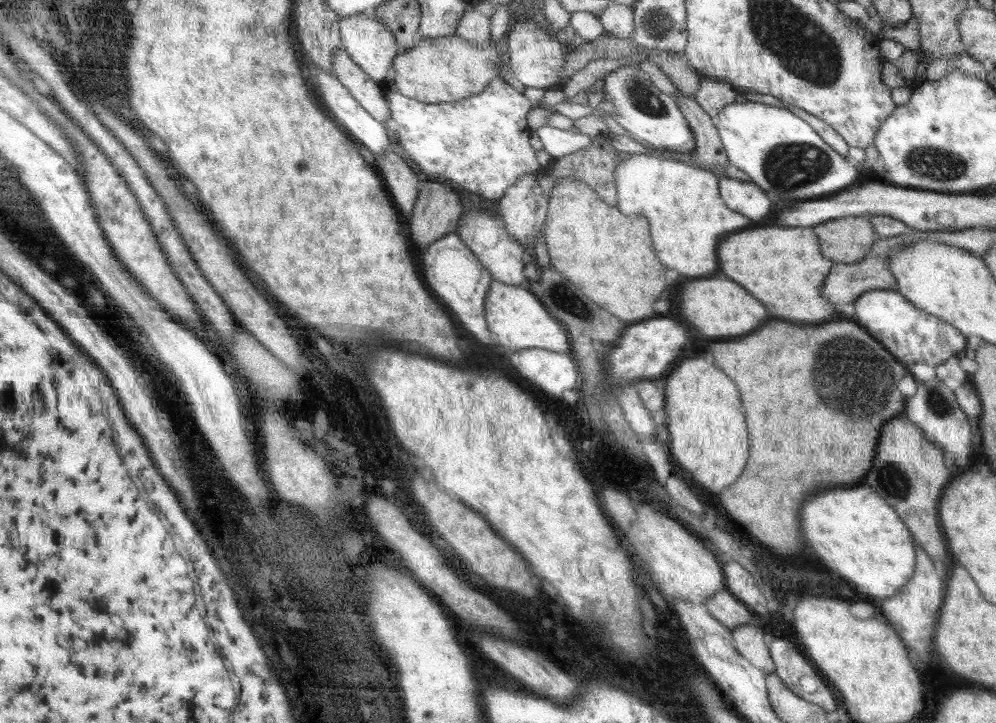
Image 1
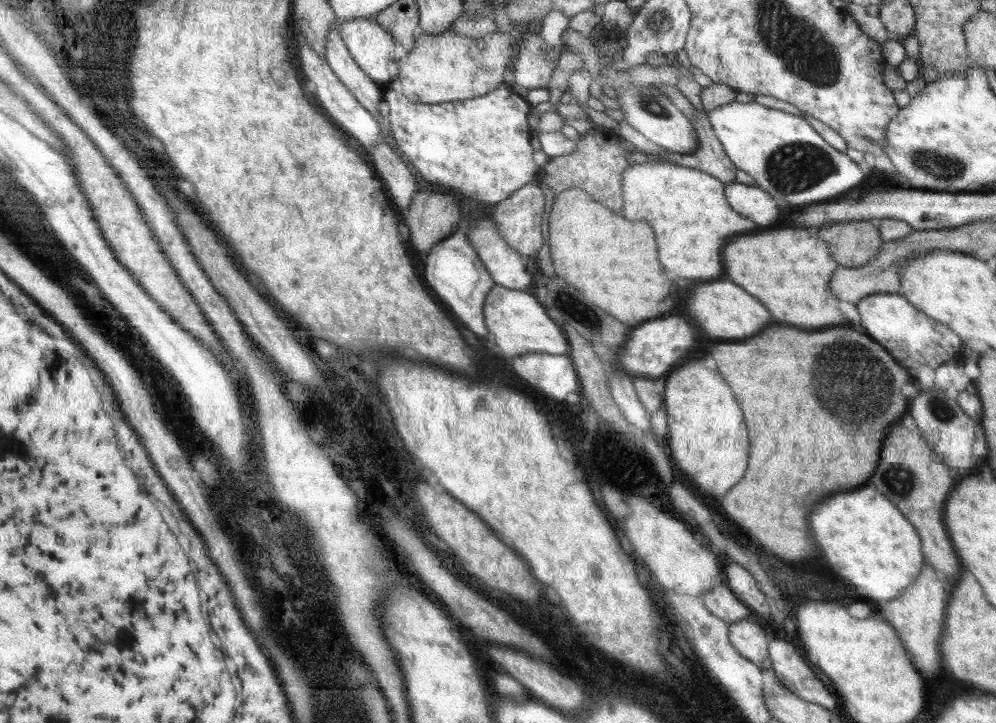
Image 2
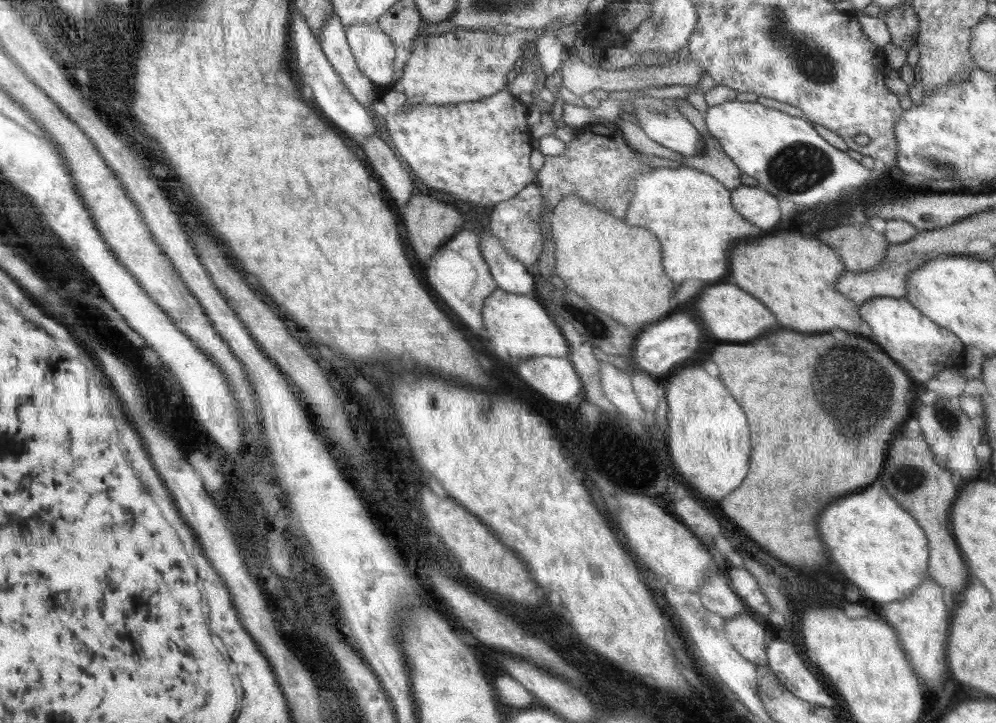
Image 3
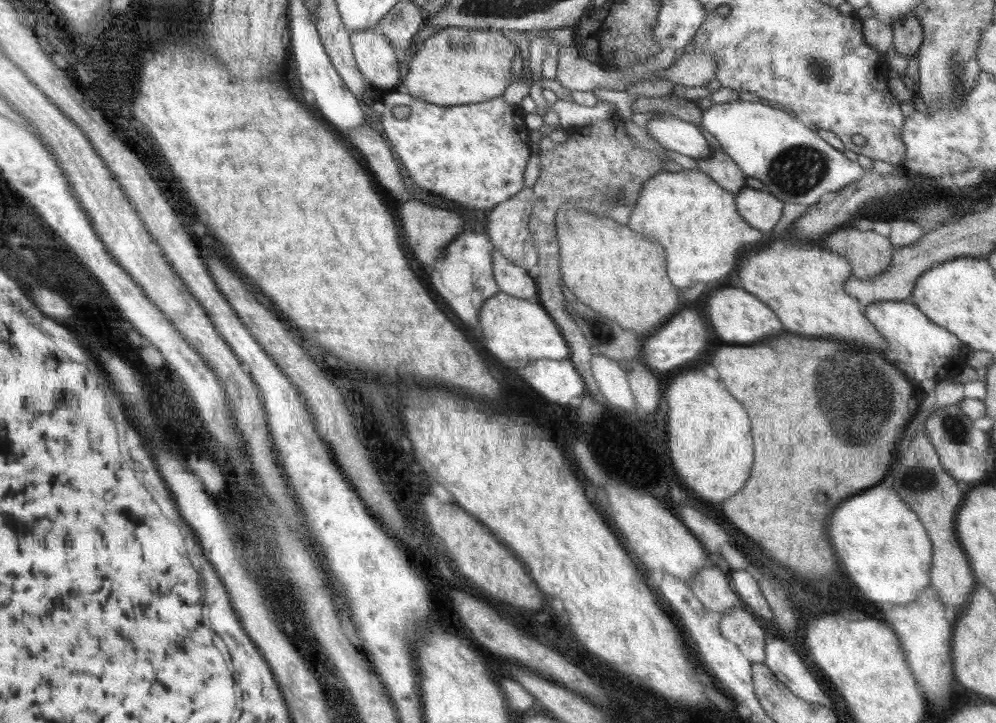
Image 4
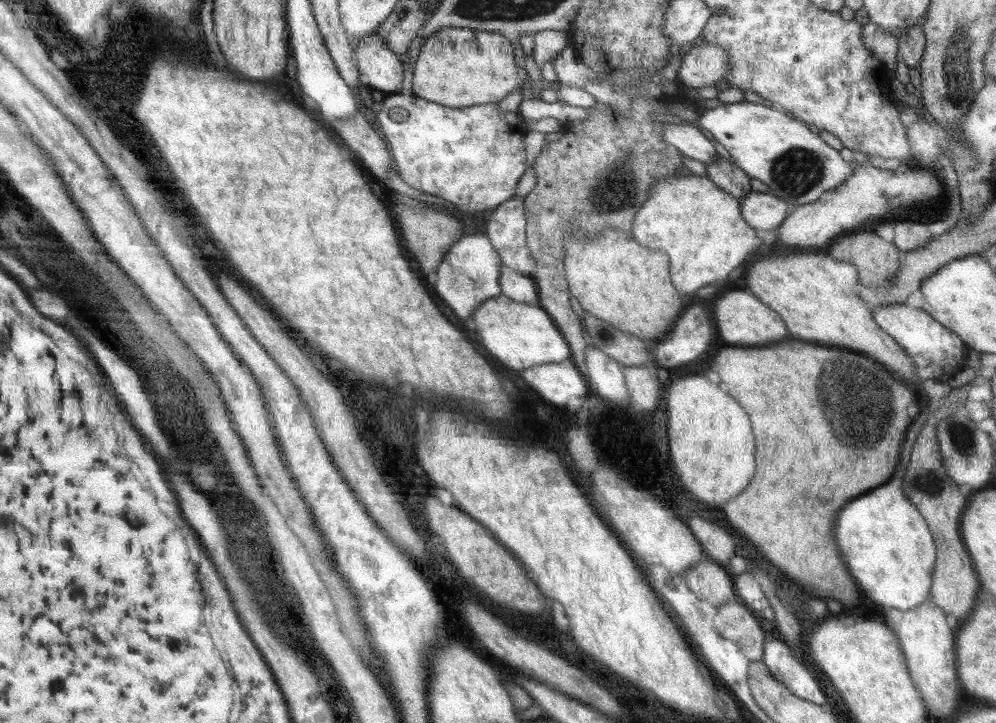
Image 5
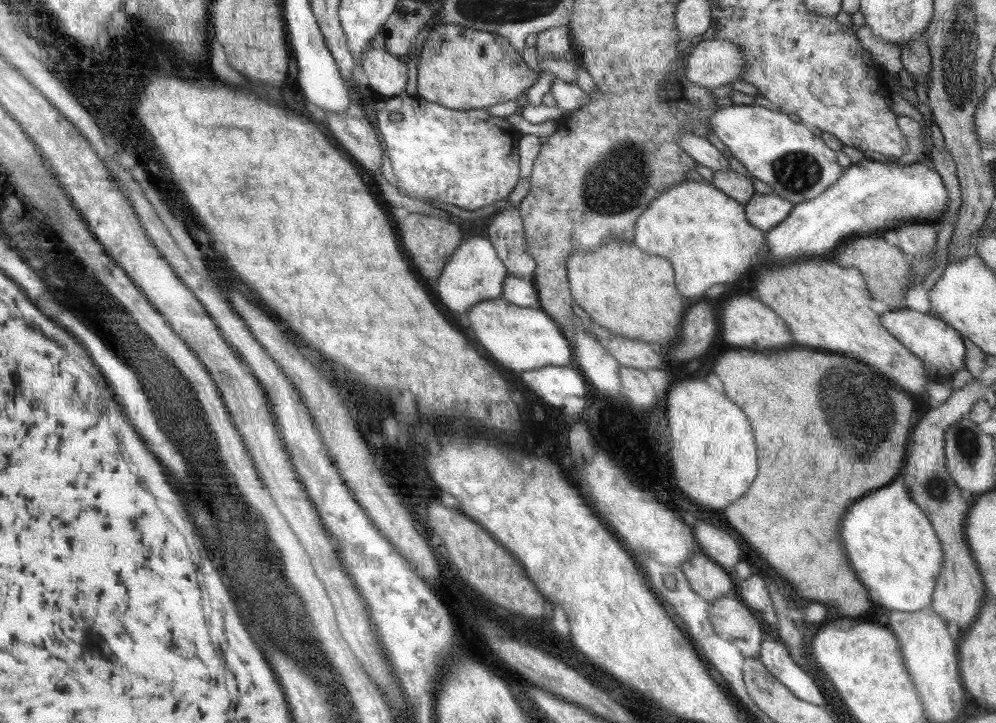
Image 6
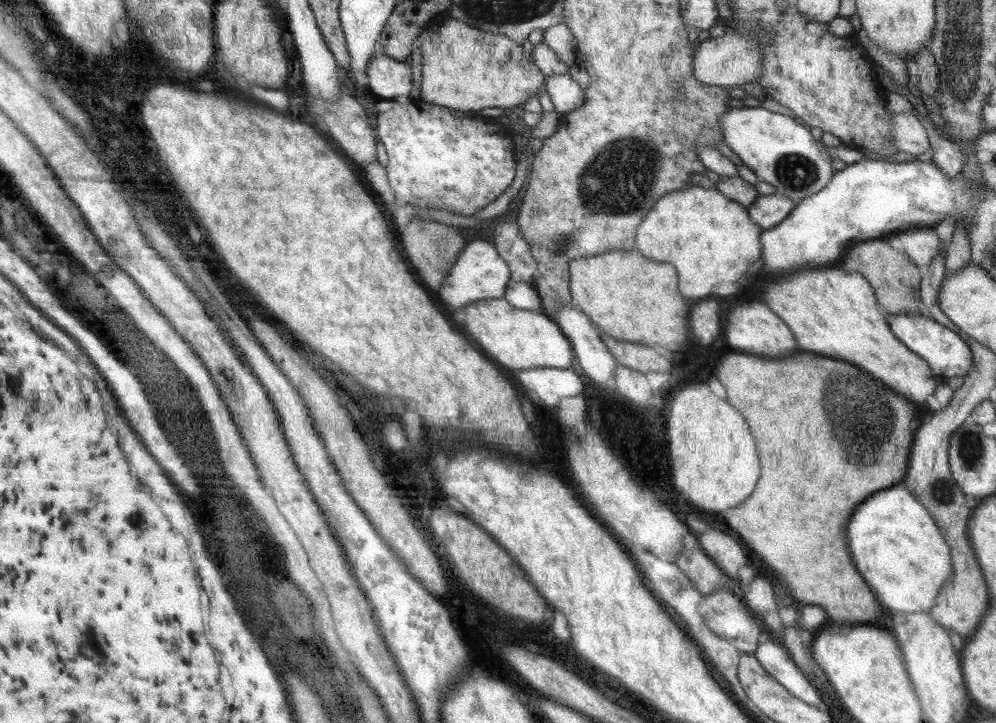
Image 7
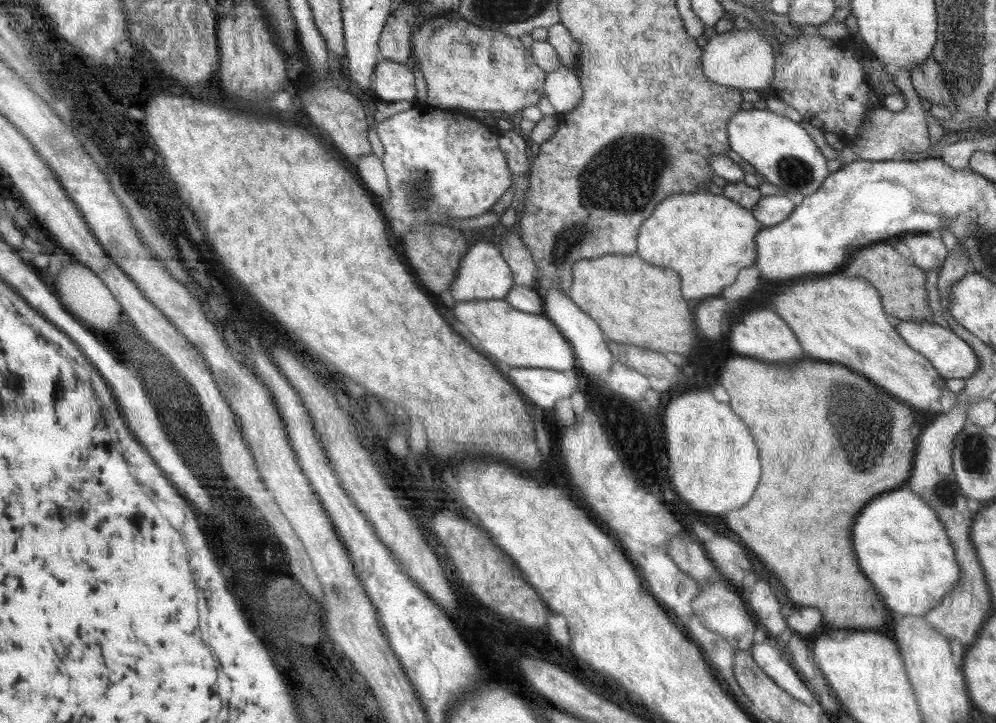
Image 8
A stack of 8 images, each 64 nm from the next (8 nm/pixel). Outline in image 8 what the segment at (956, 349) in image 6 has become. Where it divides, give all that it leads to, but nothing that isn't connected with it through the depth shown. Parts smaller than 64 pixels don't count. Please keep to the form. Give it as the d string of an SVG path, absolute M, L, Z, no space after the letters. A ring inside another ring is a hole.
M900 320L898 326L900 336L919 354L928 357L931 363L939 369L940 375L949 378L970 378L978 372L980 359L973 348L958 336L944 323L939 322L912 322L912 320Z

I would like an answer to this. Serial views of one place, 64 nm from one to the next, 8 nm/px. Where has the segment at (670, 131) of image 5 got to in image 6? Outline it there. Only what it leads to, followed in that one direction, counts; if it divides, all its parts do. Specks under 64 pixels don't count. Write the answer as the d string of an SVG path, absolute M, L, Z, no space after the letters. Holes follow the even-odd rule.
M681 135L677 139L677 144L684 148L695 161L702 166L708 166L710 170L728 170L730 163L724 154L713 146L707 139L695 135Z

